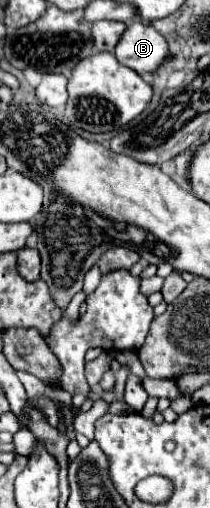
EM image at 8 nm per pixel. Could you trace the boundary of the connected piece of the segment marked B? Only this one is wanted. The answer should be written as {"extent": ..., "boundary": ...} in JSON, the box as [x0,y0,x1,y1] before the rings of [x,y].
{"extent":[114,21,168,75],"boundary":[[[134,21],[122,33],[114,55],[122,65],[142,75],[152,73],[164,61],[164,57],[168,55],[168,45],[152,25]]]}

